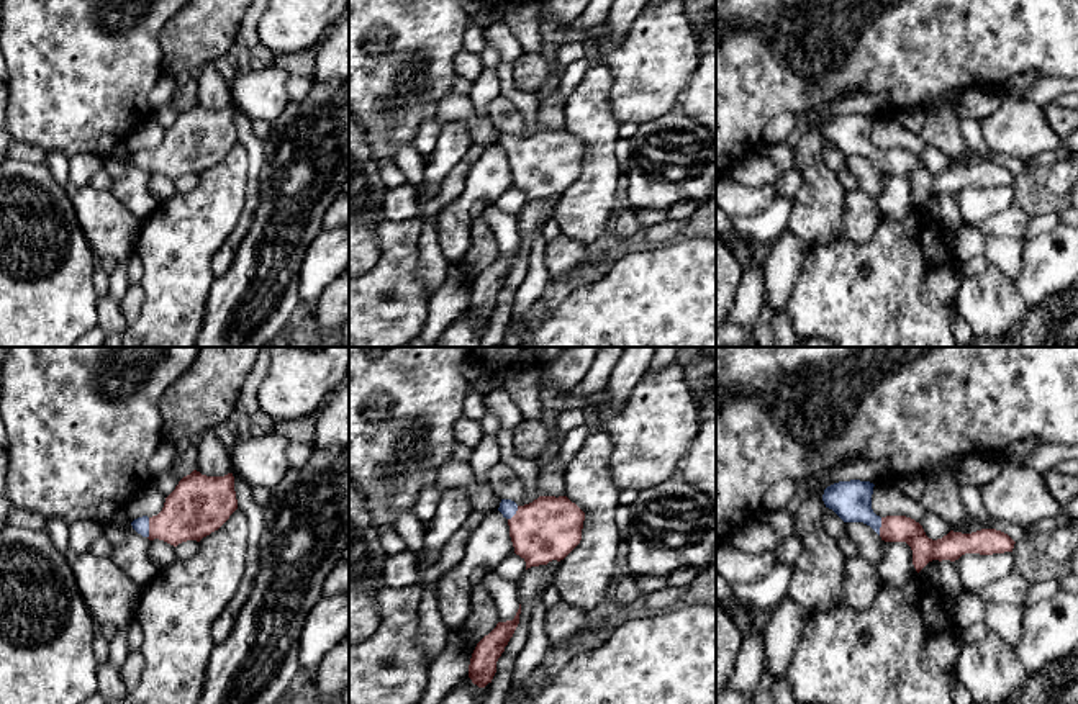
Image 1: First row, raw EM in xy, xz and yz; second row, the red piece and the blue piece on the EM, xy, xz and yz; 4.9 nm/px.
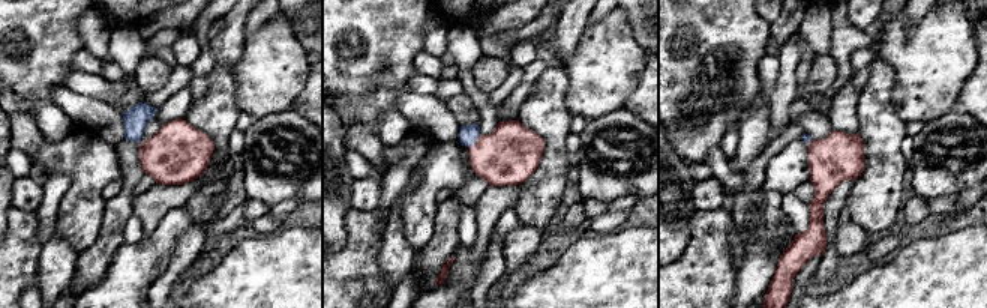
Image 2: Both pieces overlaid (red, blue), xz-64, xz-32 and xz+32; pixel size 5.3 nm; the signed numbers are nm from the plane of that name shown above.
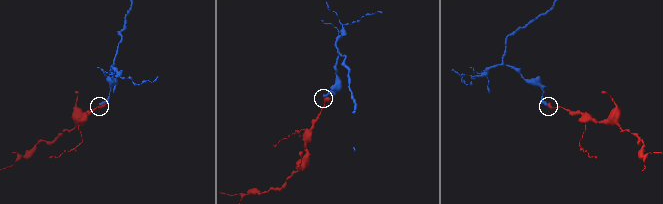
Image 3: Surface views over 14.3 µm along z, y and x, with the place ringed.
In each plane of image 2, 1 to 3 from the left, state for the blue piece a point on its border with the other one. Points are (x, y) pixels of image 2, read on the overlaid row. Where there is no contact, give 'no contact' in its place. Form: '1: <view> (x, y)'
1: no contact
2: xz-32 (476, 141)
3: xz+32 (809, 143)

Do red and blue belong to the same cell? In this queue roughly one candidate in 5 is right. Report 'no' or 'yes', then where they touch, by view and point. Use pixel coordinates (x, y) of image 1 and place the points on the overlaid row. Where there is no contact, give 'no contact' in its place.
yes; meets red in xy at (149, 528)

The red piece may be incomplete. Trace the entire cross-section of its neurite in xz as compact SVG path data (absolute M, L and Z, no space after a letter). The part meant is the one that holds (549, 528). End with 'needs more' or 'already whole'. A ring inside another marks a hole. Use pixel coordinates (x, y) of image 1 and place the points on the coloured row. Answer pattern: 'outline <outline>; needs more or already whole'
outline M539 496L524 506L501 499L498 511L508 519L514 553L526 562L526 570L564 560L582 540L585 512L567 496Z; needs more

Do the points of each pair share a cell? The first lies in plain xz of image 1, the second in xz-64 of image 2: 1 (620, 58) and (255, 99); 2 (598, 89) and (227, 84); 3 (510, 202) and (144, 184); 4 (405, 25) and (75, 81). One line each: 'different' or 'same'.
1: same
2: same
3: same
4: different

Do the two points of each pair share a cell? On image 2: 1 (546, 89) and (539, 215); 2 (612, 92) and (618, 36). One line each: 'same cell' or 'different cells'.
1: same cell
2: same cell

